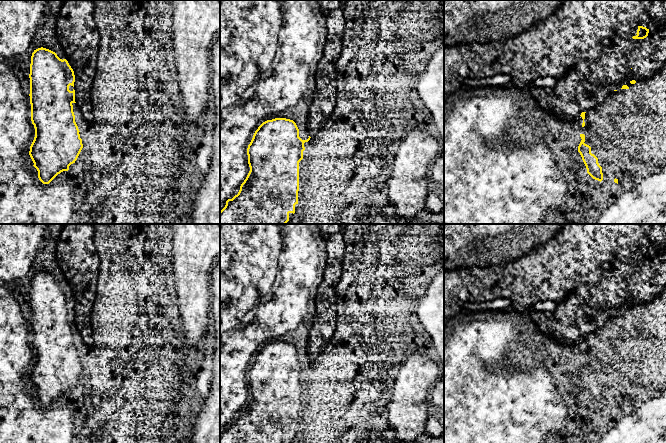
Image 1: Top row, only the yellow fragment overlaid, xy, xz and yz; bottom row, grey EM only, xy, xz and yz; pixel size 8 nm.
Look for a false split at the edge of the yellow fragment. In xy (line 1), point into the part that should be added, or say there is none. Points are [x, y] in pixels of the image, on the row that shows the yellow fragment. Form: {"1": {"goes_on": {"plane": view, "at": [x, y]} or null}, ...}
{"1": {"goes_on": null}}

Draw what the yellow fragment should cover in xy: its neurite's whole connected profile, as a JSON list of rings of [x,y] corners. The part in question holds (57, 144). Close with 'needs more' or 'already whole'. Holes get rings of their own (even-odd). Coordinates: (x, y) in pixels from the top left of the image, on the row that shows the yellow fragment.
[[[41,47],[32,53],[29,78],[31,121],[35,128],[29,155],[39,180],[49,184],[58,174],[69,170],[83,148],[72,105],[76,103],[75,90],[69,90],[70,85],[74,87],[75,75],[66,59],[62,60],[55,52]]] | already whole

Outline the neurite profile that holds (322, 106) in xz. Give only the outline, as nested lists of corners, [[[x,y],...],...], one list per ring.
[[[318,0],[327,20],[326,51],[318,63],[316,89],[309,107],[308,134],[313,137],[326,124],[336,105],[336,62],[342,50],[341,37],[346,28],[346,0]]]

